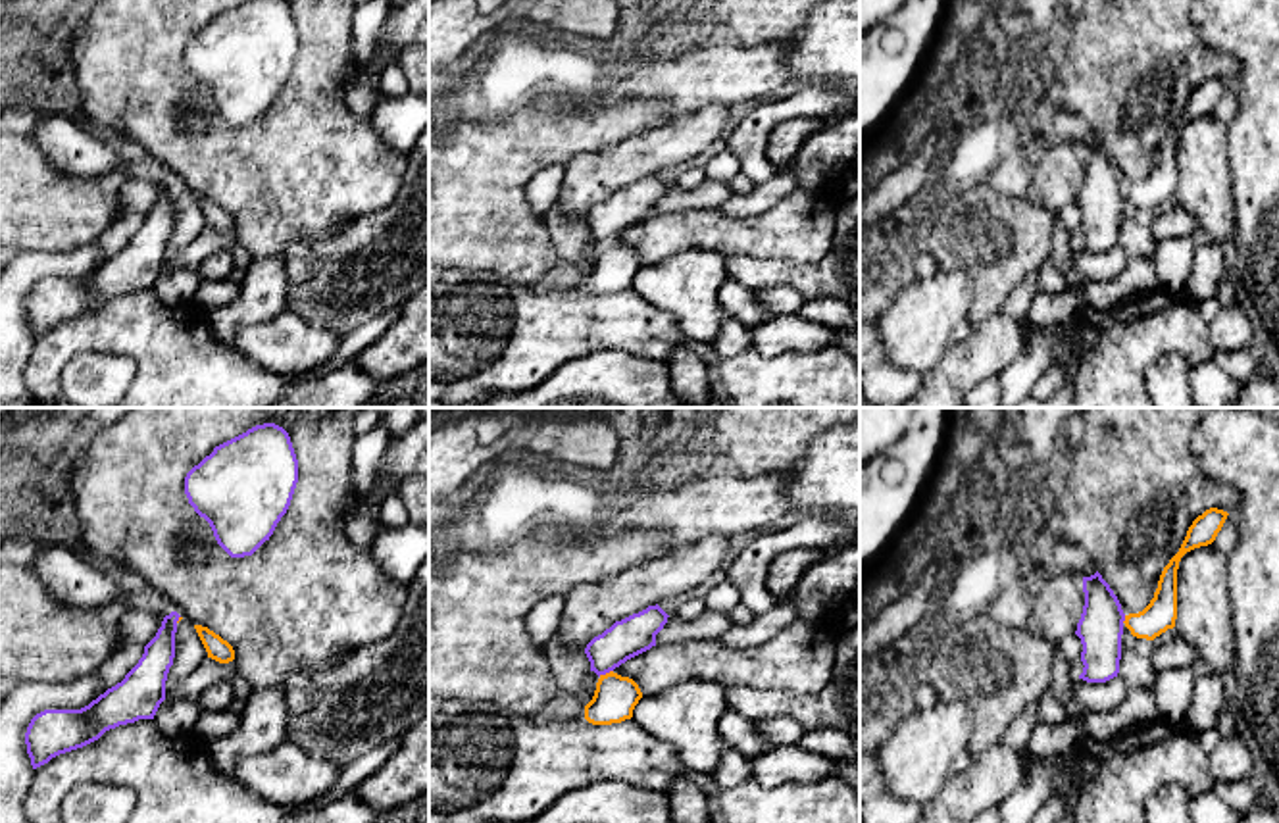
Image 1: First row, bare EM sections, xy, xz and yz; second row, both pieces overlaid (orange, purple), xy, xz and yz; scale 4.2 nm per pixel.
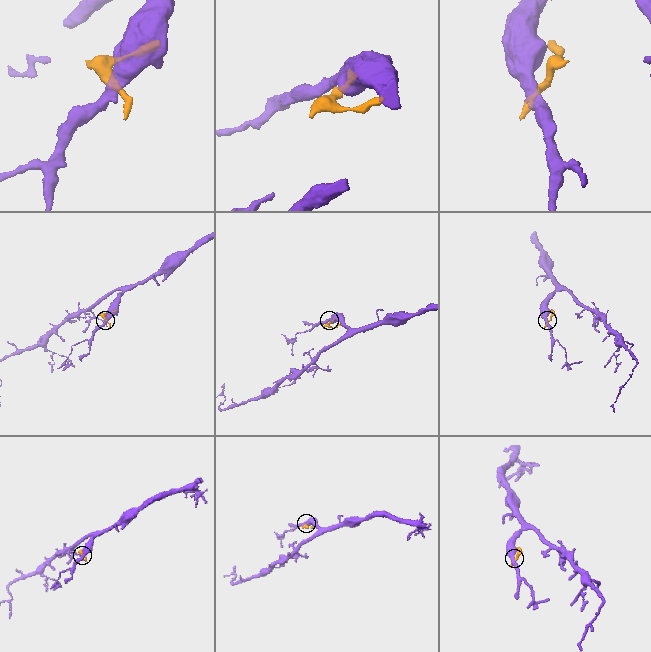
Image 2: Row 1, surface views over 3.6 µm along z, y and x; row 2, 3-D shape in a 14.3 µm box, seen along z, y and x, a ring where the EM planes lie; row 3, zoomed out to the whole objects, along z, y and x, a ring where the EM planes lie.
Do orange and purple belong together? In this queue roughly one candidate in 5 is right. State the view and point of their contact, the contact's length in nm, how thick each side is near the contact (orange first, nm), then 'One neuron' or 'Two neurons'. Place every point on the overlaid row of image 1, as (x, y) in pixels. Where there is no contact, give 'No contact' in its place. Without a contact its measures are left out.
Touches orange at xz (606, 673). Shared border 70 nm. Thickness 180 nm (orange) against 160 nm. Two neurons

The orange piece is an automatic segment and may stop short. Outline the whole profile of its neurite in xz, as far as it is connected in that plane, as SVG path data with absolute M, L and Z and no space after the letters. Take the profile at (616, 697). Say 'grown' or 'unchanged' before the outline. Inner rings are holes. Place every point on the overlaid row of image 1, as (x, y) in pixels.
unchanged; M614 671L600 675L592 700L585 706L585 719L592 725L612 725L633 717L642 698L639 685Z

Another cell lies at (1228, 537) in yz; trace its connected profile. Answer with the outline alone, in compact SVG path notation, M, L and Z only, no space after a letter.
M1229 513L1212 546L1221 554L1229 554L1237 546L1237 542L1239 527L1233 513Z

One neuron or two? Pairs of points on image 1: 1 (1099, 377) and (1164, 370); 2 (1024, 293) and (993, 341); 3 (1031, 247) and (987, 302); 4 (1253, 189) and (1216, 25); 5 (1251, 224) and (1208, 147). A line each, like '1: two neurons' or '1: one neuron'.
1: two neurons
2: two neurons
3: one neuron
4: one neuron
5: two neurons

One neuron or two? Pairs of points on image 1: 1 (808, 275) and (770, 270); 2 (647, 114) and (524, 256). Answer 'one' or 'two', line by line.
1: one
2: one

